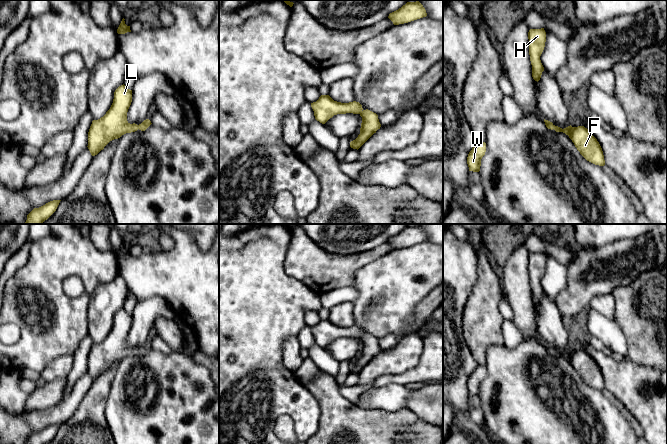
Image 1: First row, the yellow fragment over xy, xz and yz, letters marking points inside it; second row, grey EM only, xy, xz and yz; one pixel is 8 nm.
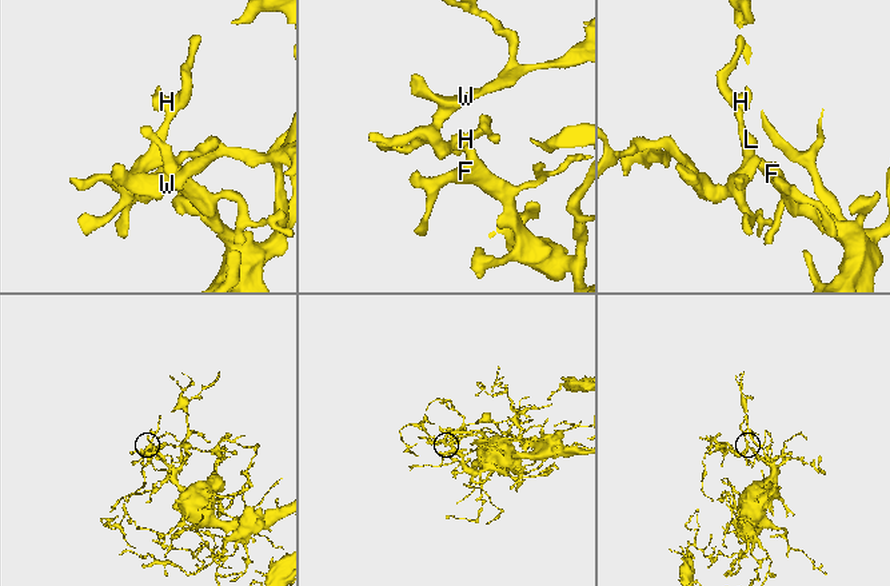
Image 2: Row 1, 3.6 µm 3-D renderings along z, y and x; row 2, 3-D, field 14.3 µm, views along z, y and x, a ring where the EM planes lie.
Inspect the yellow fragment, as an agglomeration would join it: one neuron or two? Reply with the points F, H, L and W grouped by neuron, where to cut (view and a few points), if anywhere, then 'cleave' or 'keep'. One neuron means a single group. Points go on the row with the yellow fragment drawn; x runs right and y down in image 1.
groups F H L W; cut none; keep

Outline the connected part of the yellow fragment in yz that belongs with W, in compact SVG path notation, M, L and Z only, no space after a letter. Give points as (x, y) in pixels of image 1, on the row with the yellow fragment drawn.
M478 141L472 150L469 152L467 157L467 164L469 171L479 172L481 166L481 159L486 152L486 143Z

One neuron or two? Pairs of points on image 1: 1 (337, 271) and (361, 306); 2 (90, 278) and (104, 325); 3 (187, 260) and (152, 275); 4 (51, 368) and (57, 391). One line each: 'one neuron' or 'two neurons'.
1: two neurons
2: two neurons
3: one neuron
4: two neurons

